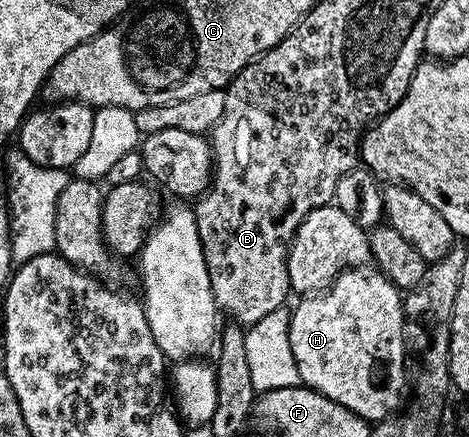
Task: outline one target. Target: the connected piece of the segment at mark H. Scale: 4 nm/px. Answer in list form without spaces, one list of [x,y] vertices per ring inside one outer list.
[[[361,265],[341,273],[327,291],[301,298],[299,302],[290,311],[290,353],[294,353],[301,384],[330,397],[330,401],[338,401],[338,405],[346,405],[346,409],[363,419],[383,421],[395,416],[403,403],[405,406],[410,391],[408,339],[404,336],[406,316],[400,288],[375,266]]]

